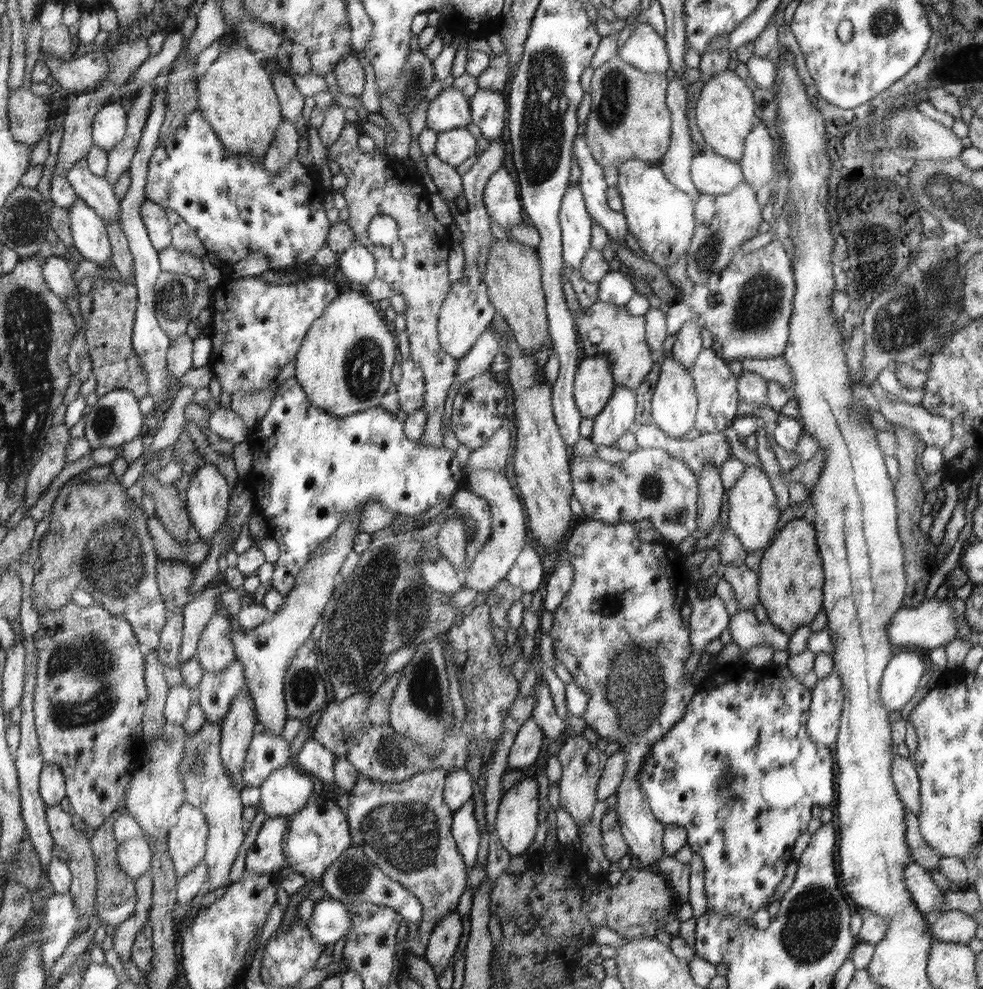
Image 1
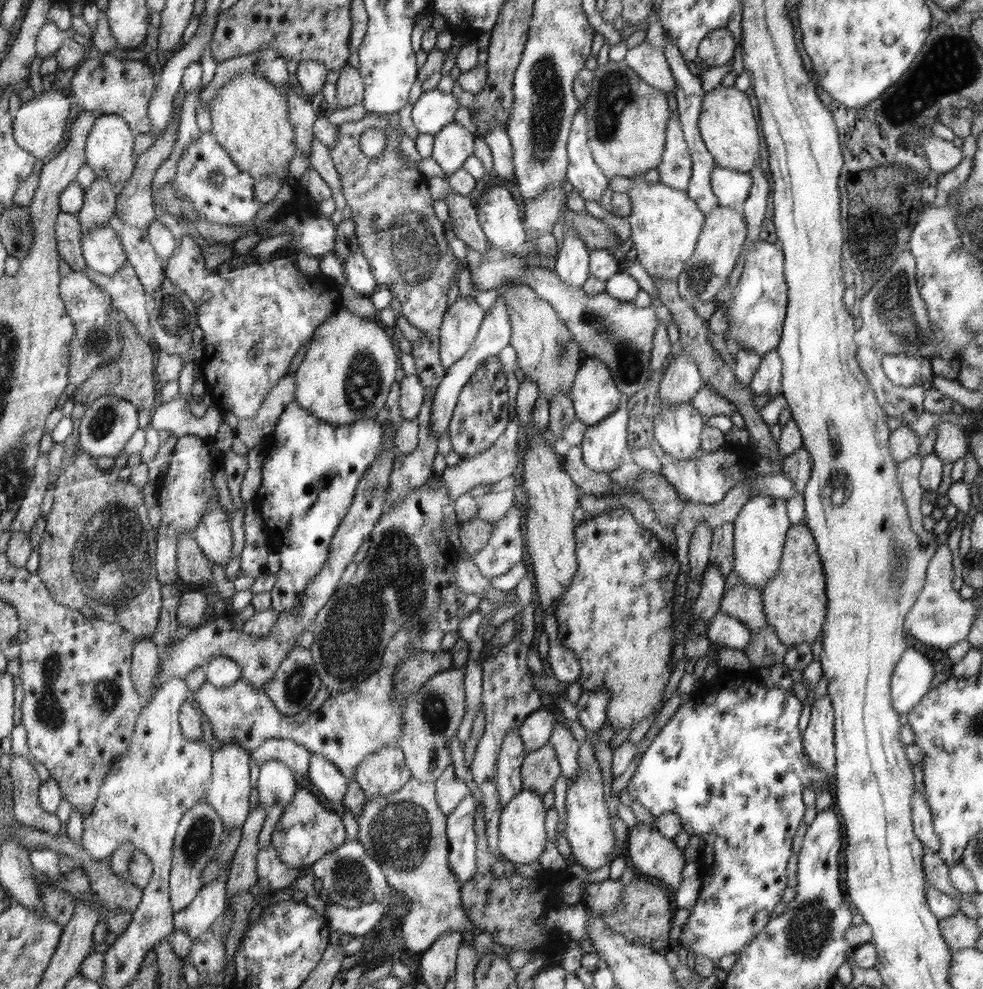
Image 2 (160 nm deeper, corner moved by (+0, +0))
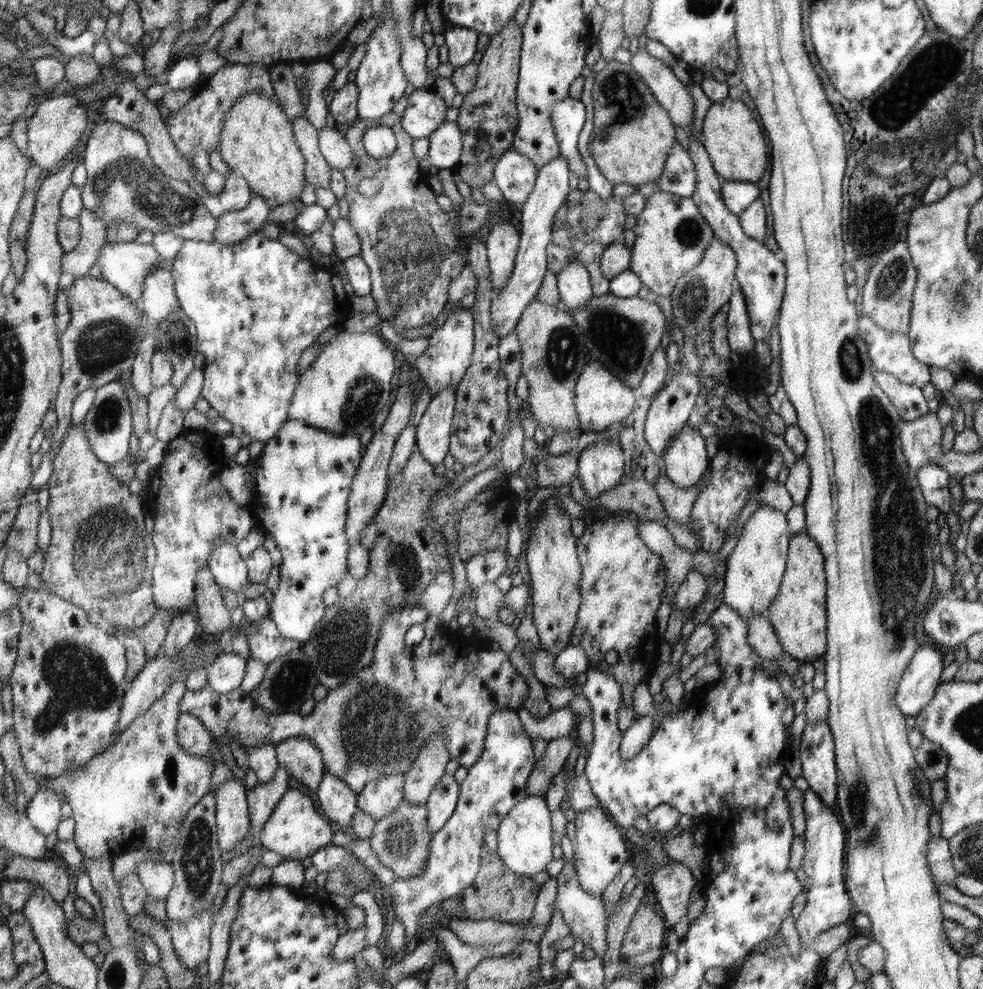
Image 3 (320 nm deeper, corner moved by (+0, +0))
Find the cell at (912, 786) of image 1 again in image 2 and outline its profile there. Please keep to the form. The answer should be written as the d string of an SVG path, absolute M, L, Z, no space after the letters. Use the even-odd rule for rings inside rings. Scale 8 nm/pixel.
M918 790L912 796L912 824L914 824L914 834L921 840L921 843L938 853L941 849L941 840L935 833L933 827L933 820L930 808L928 807L927 800L920 795Z

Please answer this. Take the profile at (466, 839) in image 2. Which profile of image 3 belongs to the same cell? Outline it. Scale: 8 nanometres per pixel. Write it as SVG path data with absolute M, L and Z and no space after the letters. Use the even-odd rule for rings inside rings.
M496 710L491 716L491 724L487 726L487 740L484 746L483 756L473 767L468 769L468 773L464 781L460 784L459 800L448 823L438 832L433 833L431 838L430 854L427 858L427 865L424 865L423 871L417 876L408 880L398 879L388 887L389 893L392 894L393 907L391 915L398 917L405 928L405 940L407 949L412 948L419 939L418 934L418 918L424 911L433 911L442 901L452 899L460 895L464 889L474 884L478 868L481 865L481 852L484 842L484 834L487 828L497 830L500 822L510 813L512 808L516 807L524 800L529 792L527 790L527 782L531 776L532 769L535 768L536 754L532 746L531 739L524 730L519 727L513 714L505 714L501 710Z

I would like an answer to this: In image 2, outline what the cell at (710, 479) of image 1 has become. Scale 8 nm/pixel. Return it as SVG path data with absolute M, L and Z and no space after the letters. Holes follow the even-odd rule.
M699 522L690 539L689 549L686 556L689 560L689 580L692 578L700 579L705 574L705 568L709 562L710 542L712 542L712 528L707 522Z

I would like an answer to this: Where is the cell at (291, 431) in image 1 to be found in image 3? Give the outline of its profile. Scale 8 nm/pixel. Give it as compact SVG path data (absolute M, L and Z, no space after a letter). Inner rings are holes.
M289 419L276 437L268 440L260 456L251 462L254 490L251 513L257 525L276 542L282 553L279 566L280 584L269 607L269 616L278 630L293 642L303 644L315 632L325 616L328 606L324 604L324 592L338 586L349 570L349 543L347 509L351 485L355 481L360 464L358 437L334 434L307 423Z

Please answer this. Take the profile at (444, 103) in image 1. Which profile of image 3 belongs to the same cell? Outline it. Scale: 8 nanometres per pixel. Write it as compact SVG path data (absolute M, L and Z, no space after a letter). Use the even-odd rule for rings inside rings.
M413 88L408 95L408 104L403 112L402 128L412 138L430 137L445 121L449 107L434 90Z

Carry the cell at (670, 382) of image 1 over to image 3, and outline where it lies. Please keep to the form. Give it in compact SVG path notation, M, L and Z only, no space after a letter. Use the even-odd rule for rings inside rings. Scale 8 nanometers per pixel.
M685 424L669 442L662 458L666 476L680 489L690 489L709 470L705 438Z

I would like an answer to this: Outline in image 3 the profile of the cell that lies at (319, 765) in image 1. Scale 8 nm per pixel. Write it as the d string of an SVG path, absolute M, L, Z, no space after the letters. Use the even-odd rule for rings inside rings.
M325 771L325 776L316 789L316 796L324 817L332 820L339 830L348 832L356 815L357 794L344 780Z

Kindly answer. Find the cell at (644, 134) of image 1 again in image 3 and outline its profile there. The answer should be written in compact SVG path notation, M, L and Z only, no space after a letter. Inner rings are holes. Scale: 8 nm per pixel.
M613 59L595 76L591 94L594 101L594 128L590 151L602 174L613 184L624 182L632 184L636 189L647 182L656 183L663 174L667 156L676 142L676 128L672 126L668 111L660 106L658 99L652 94L651 87L631 64Z

